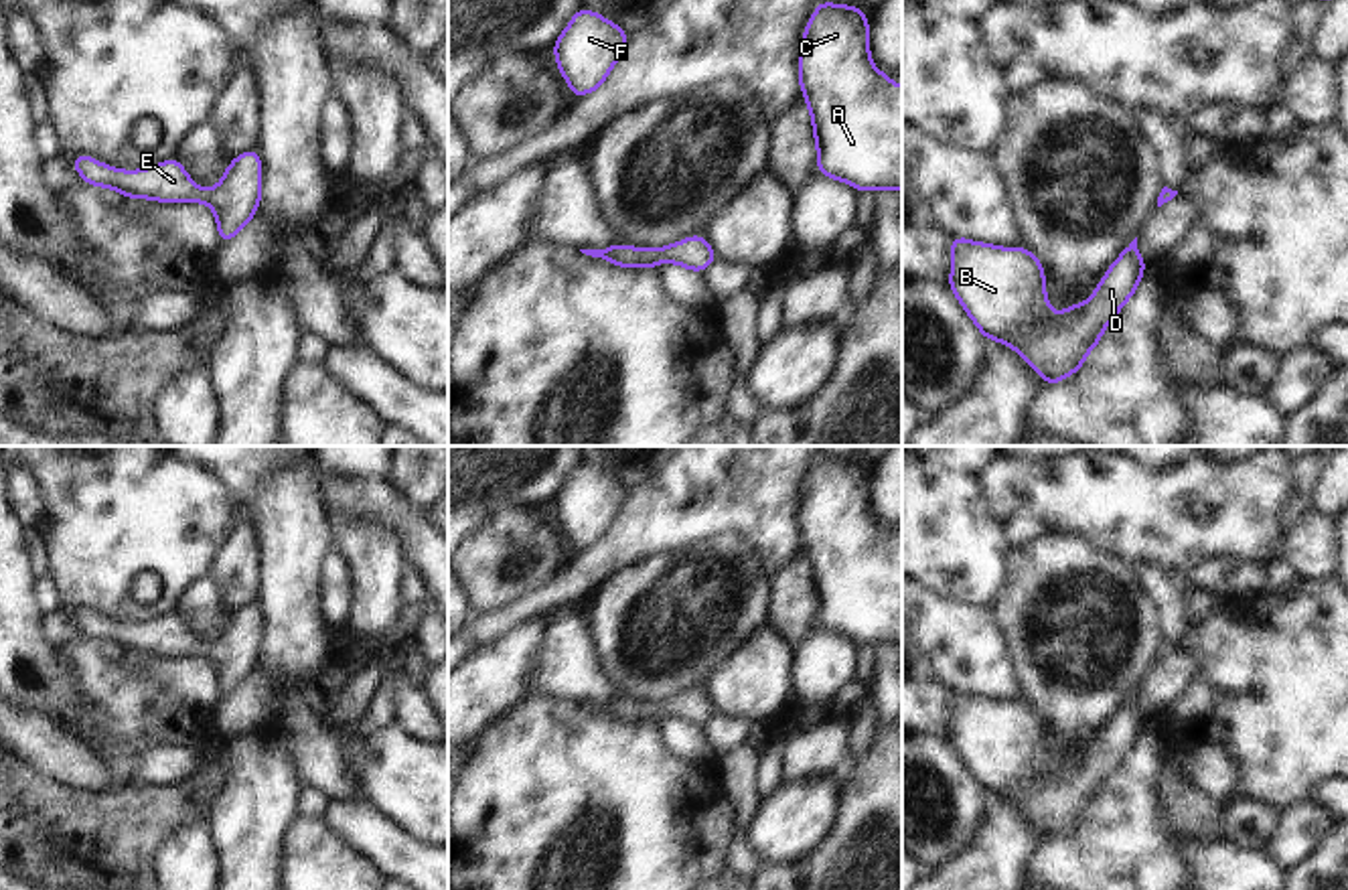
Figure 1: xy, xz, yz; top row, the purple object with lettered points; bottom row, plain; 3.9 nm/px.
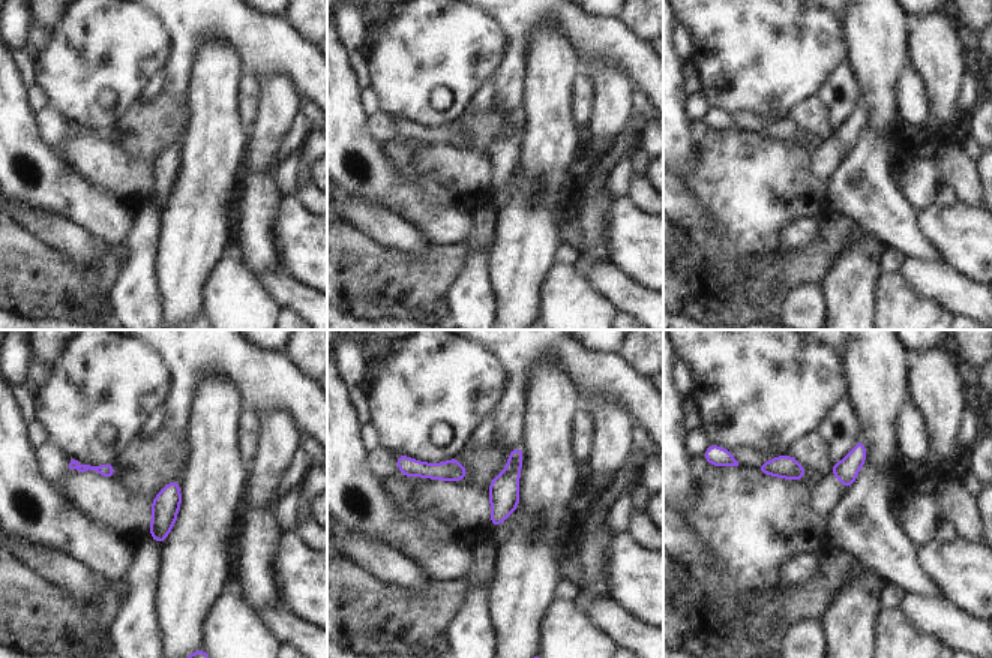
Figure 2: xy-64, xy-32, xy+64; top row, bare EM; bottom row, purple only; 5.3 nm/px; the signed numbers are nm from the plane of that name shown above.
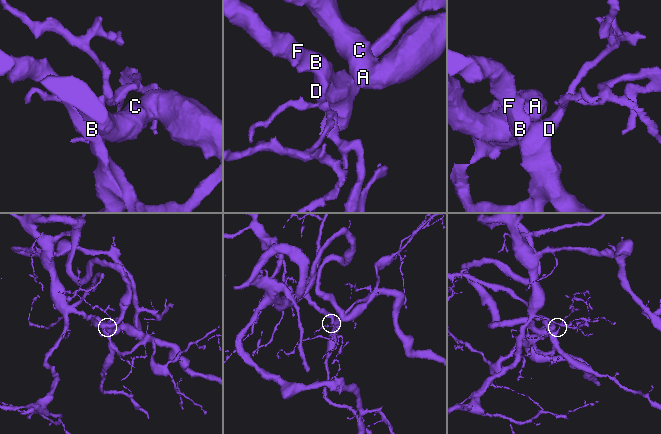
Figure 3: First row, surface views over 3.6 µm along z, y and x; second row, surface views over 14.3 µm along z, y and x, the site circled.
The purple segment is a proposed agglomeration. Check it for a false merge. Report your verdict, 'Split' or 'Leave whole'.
Leave whole

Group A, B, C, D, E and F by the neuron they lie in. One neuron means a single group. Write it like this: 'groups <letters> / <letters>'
groups A B C D E F

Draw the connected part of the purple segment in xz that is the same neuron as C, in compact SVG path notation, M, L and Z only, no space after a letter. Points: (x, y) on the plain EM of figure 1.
M821 454L799 507L821 628L855 645L902 645L902 539L890 533L870 513L868 468Z

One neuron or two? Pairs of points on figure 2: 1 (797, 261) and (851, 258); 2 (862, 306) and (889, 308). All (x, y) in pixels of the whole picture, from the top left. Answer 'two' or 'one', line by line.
1: two
2: two

